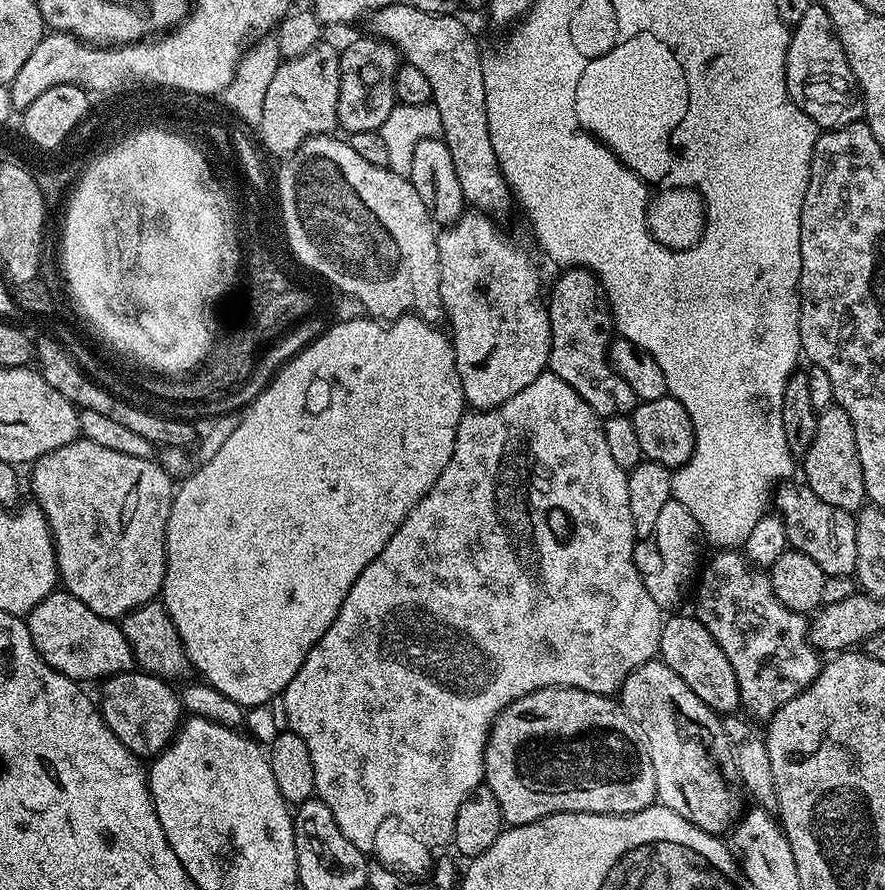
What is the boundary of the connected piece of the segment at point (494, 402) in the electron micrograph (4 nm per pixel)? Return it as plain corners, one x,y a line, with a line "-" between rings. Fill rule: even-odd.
468,210
459,220
447,225
436,238
438,266
440,267
440,303
446,313
446,320
448,316
449,322
452,323
450,339
454,350
454,358
456,359
456,369
462,382
465,405
472,410
497,408
502,406
502,402
514,398
514,394
518,394
518,390
526,390
526,386
530,386
530,382
534,382
546,371
550,358
550,318
548,317
547,303
542,299
542,292
540,296
540,272
536,269
535,262
510,237
503,236
500,233
499,226
492,220
495,219
483,211

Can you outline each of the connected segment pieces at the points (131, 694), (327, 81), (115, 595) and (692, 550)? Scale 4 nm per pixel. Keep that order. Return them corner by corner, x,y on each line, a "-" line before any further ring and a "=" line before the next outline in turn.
133,670
107,677
99,688
100,717
104,719
106,726
110,726
110,730
114,730
122,746
126,746
126,750
130,750
135,756
157,756
179,732
182,723
180,698
177,689
169,681
=
327,42
315,44
306,54
284,60
274,72
263,99
260,140
279,158
287,158
302,141
311,136
326,136
337,131
340,53
=
77,438
72,444
62,446
58,450
50,450
42,454
30,465
32,471
32,496
36,507
44,511
48,528
52,532
52,541
56,547
56,571
61,585
78,598
78,602
86,602
94,614
107,620
119,621
125,614
132,612
138,606
148,604
161,595
164,586
164,571
166,570
166,546
164,545
164,531
170,518
170,506
174,495
174,480
169,476
155,459
130,458
130,454
118,454
118,450
106,450
106,446
98,446
83,438
=
671,499
662,506
653,535
654,537
643,537
637,541
634,550
635,566
643,585
650,593
650,598
658,603
661,610
674,610
683,600
687,590
689,593
697,577
704,542
703,529
698,526
686,506

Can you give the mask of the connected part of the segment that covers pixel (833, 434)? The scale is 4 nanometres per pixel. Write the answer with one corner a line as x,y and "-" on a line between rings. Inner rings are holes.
835,406
825,408
816,417
814,442
810,442
810,450
802,458
804,464
803,483
807,484
822,502
830,502
838,510
846,510
853,514
865,507
866,497
862,482
862,462
858,462
858,442
854,438
854,422
850,422
850,414

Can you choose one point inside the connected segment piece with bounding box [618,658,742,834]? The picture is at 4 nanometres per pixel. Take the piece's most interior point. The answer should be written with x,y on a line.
693,769

